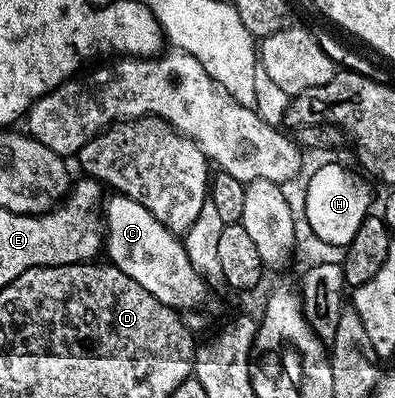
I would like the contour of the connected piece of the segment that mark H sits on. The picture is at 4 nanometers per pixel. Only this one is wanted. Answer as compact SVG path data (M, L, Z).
M334 162L318 167L309 178L304 192L304 216L311 232L324 244L343 248L354 238L354 233L371 211L372 192L368 181Z

